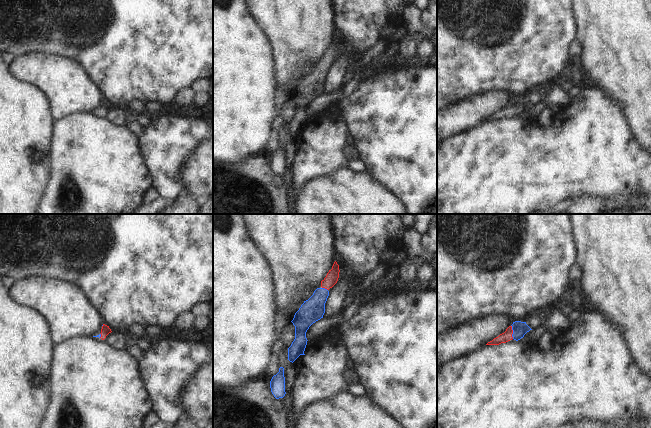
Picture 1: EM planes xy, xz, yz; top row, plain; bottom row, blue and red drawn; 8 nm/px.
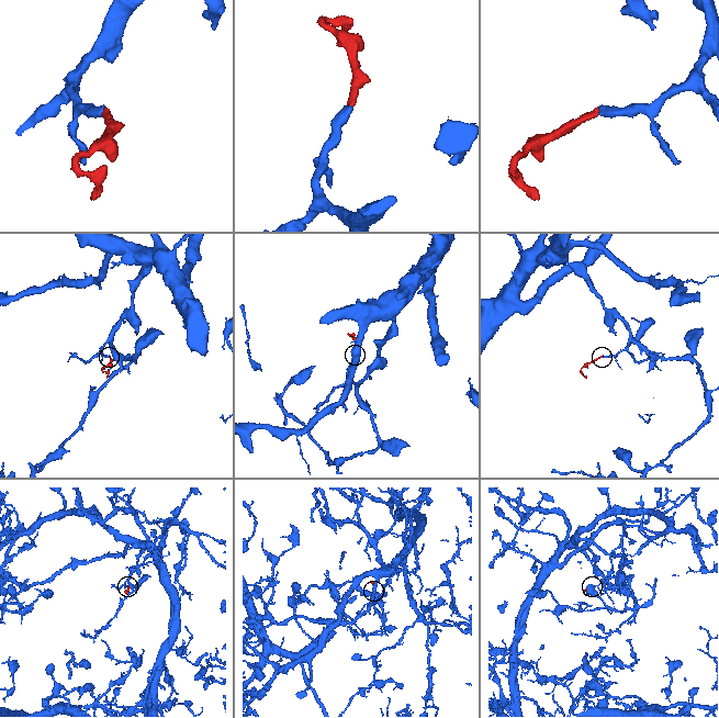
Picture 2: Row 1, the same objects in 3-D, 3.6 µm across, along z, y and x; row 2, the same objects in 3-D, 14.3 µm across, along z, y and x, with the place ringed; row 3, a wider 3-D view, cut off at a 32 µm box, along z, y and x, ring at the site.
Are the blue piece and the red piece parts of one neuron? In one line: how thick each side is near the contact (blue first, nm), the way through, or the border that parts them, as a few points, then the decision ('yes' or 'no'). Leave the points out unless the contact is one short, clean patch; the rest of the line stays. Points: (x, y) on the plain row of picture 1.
120/80 nm | across yz (519, 104), (513, 108), (507, 111) | yes

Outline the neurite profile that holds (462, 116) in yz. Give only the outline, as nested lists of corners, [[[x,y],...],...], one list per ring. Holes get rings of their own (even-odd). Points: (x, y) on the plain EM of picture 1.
[[[506,90],[490,91],[437,109],[437,144],[486,122],[512,100],[513,97]]]

